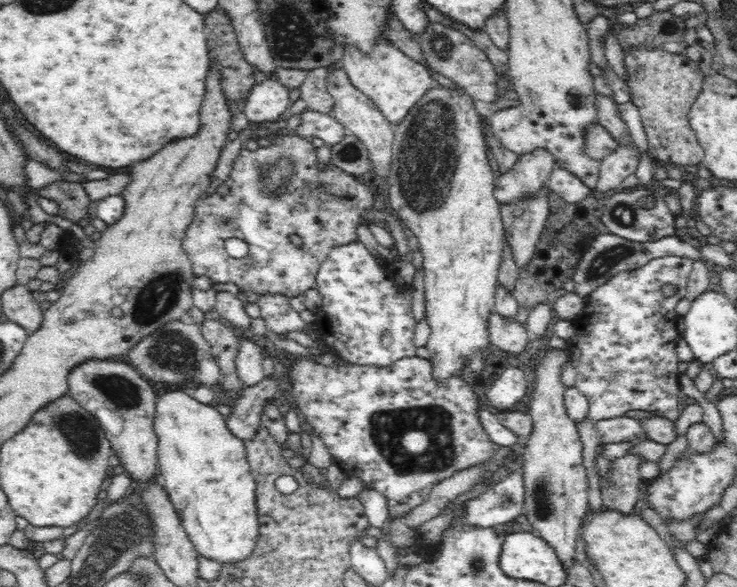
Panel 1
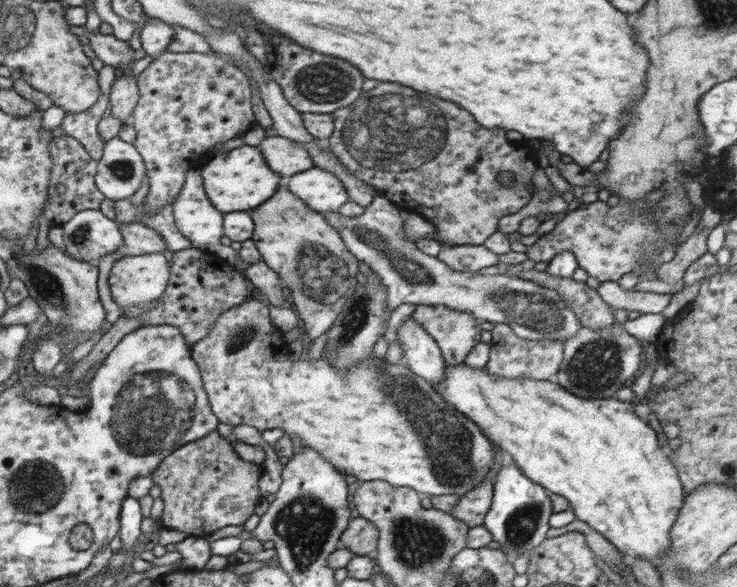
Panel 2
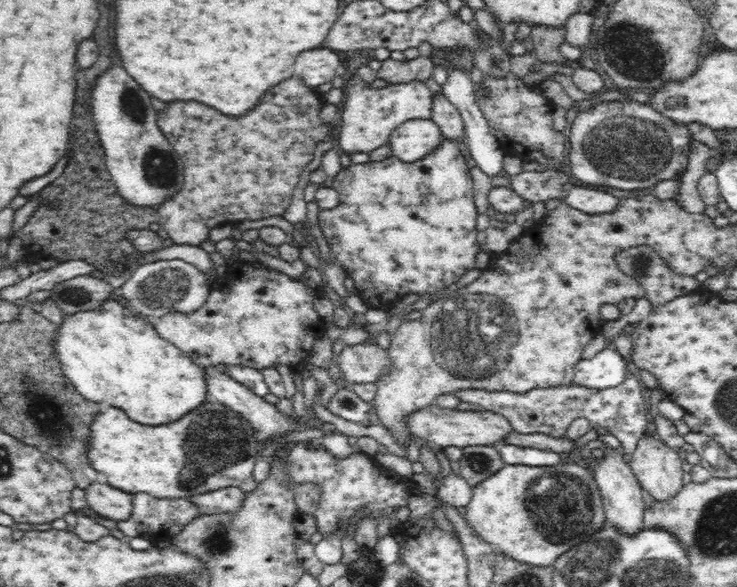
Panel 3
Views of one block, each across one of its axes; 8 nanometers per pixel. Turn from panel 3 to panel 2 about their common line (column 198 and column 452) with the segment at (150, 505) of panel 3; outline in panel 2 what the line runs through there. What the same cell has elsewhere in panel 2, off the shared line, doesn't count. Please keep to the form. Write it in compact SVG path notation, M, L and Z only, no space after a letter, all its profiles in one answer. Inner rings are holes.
M498 445L493 446L494 462L492 468L471 491L468 491L450 514L468 525L468 528L482 525L485 514L492 504L493 477L502 466L502 449Z

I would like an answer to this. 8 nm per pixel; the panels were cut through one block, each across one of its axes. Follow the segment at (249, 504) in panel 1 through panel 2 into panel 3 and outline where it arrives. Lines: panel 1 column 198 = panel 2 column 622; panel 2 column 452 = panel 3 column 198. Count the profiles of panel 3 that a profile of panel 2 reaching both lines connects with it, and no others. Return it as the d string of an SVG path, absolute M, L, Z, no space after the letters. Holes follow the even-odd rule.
M109 298L96 310L66 314L57 327L57 336L52 343L54 356L60 361L62 373L84 398L97 403L108 402L105 406L112 404L124 410L130 420L146 426L180 420L208 399L205 368L196 364L177 346L162 339L156 333L152 320L134 311L127 303Z

